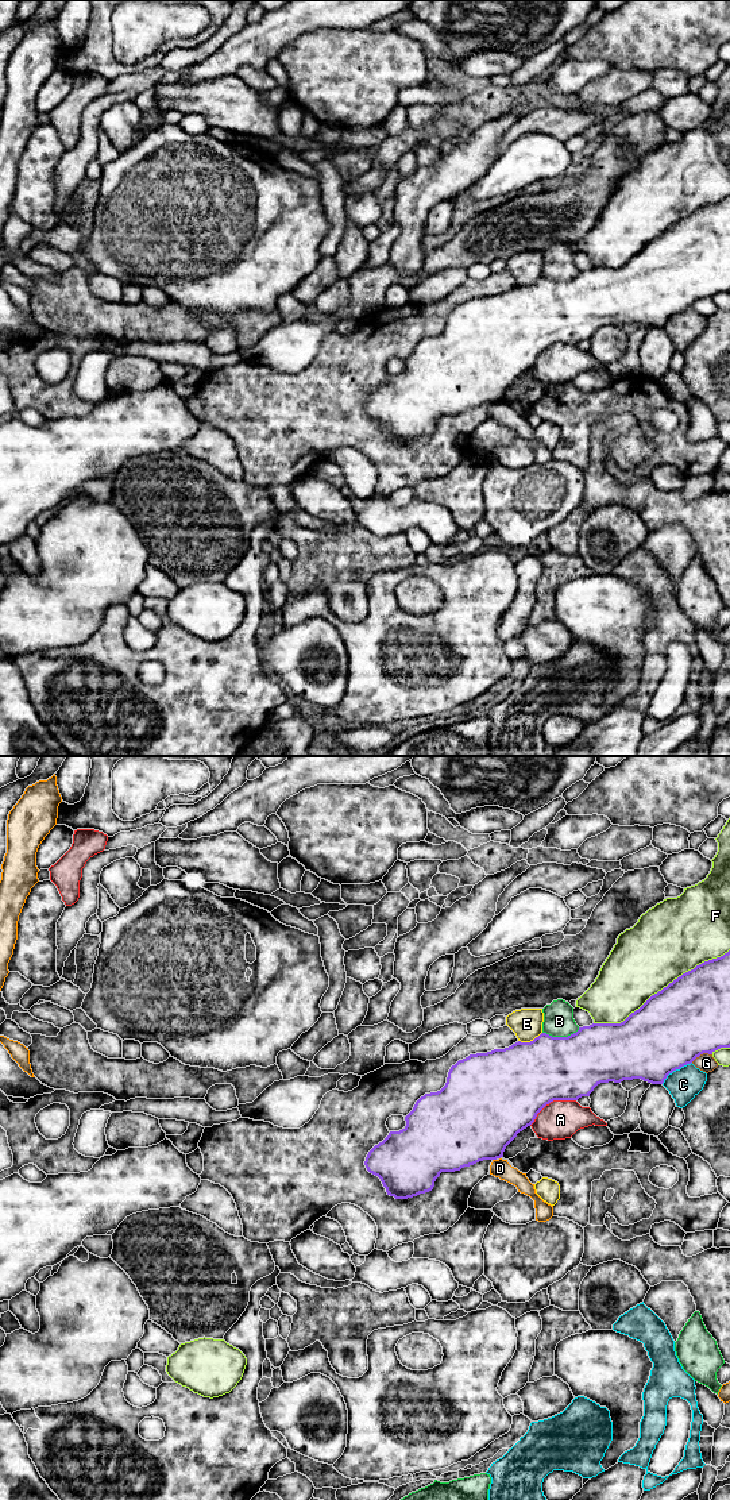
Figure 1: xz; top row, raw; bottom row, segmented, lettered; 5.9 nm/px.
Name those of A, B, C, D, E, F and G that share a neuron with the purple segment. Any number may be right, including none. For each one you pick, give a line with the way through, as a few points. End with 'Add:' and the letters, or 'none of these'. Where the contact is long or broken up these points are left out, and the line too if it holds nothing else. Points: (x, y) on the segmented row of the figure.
Add: none of these

